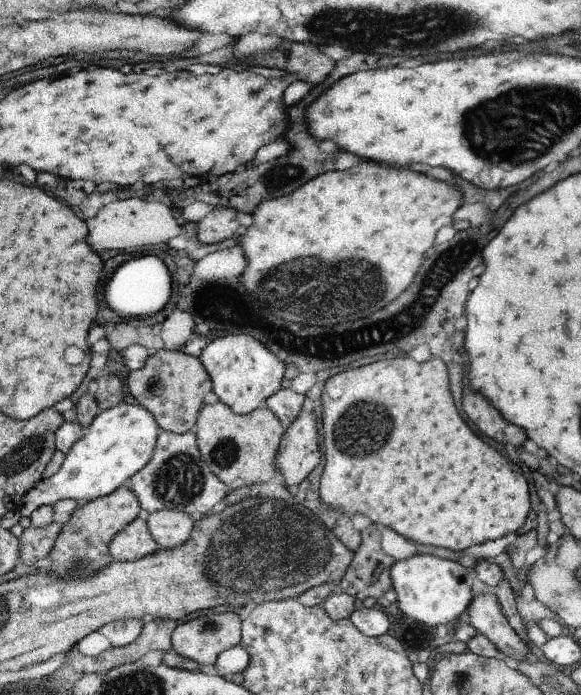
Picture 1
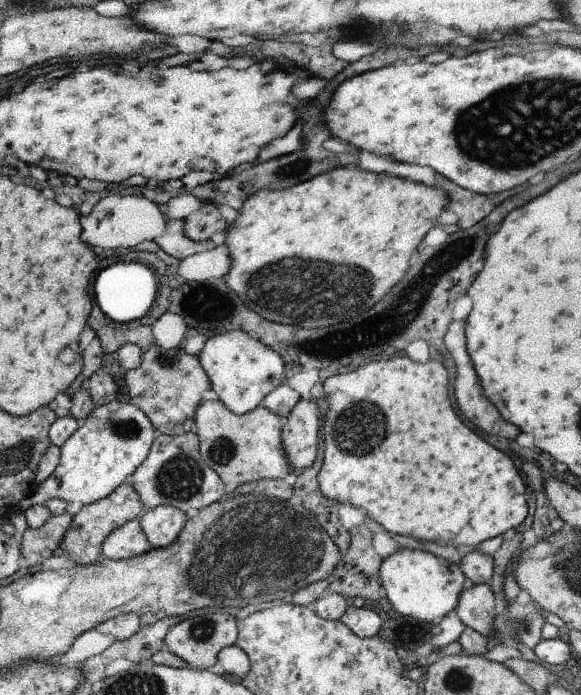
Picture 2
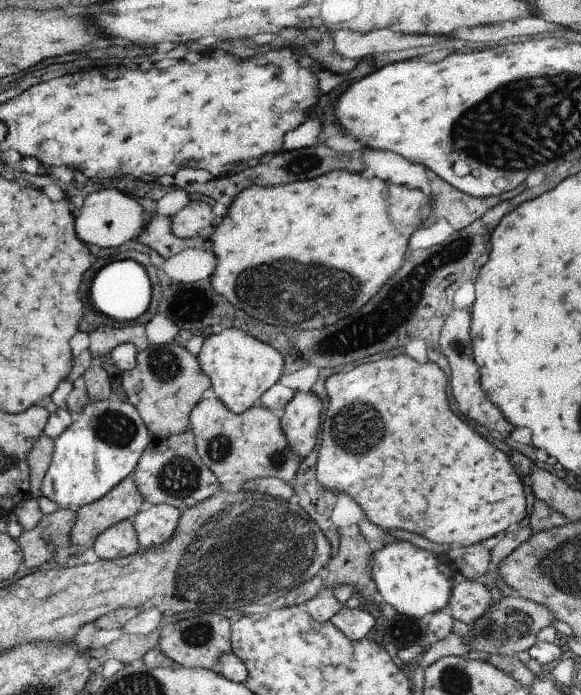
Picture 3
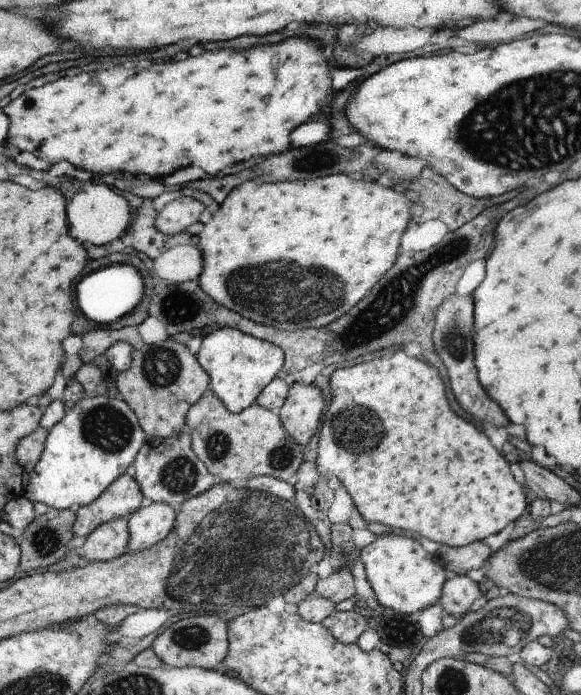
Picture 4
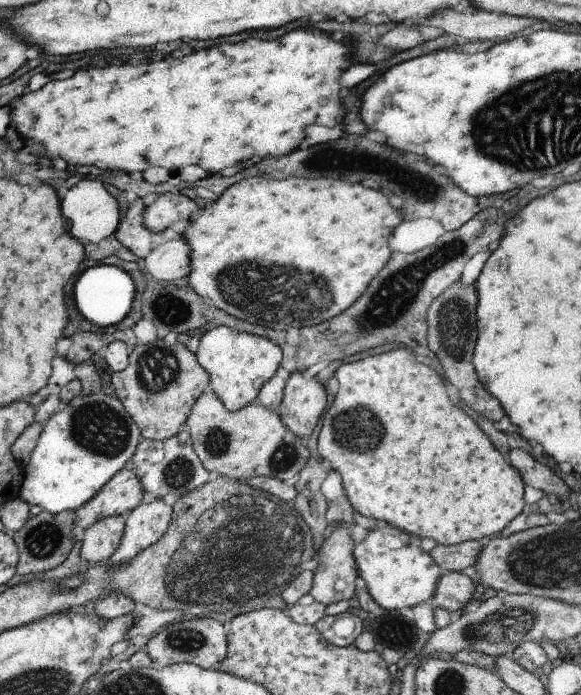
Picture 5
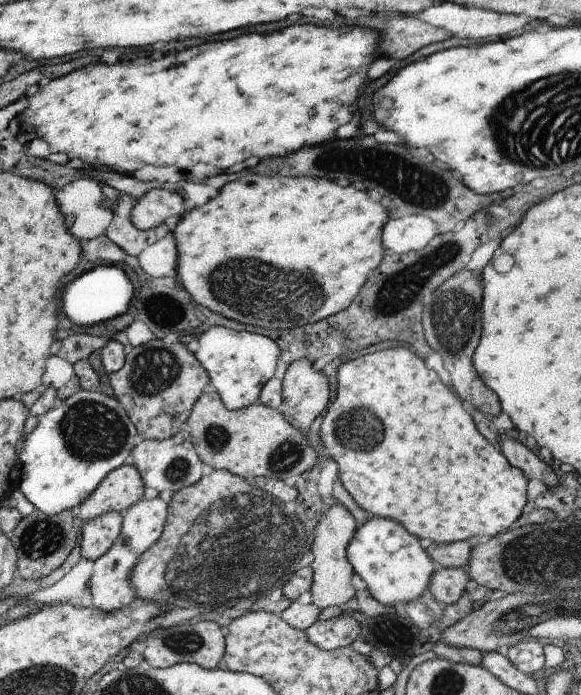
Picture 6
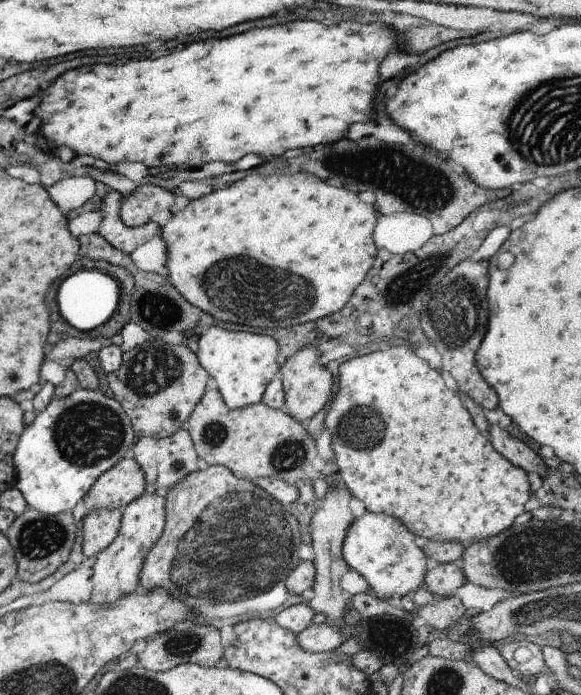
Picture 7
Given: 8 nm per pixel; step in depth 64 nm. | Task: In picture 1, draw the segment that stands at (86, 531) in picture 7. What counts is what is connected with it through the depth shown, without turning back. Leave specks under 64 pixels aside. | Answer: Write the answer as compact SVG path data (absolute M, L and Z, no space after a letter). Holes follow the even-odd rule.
M143 514L123 526L119 532L115 532L115 536L107 542L107 554L113 562L131 562L157 550L159 546L155 546L155 542L151 540L145 528Z

